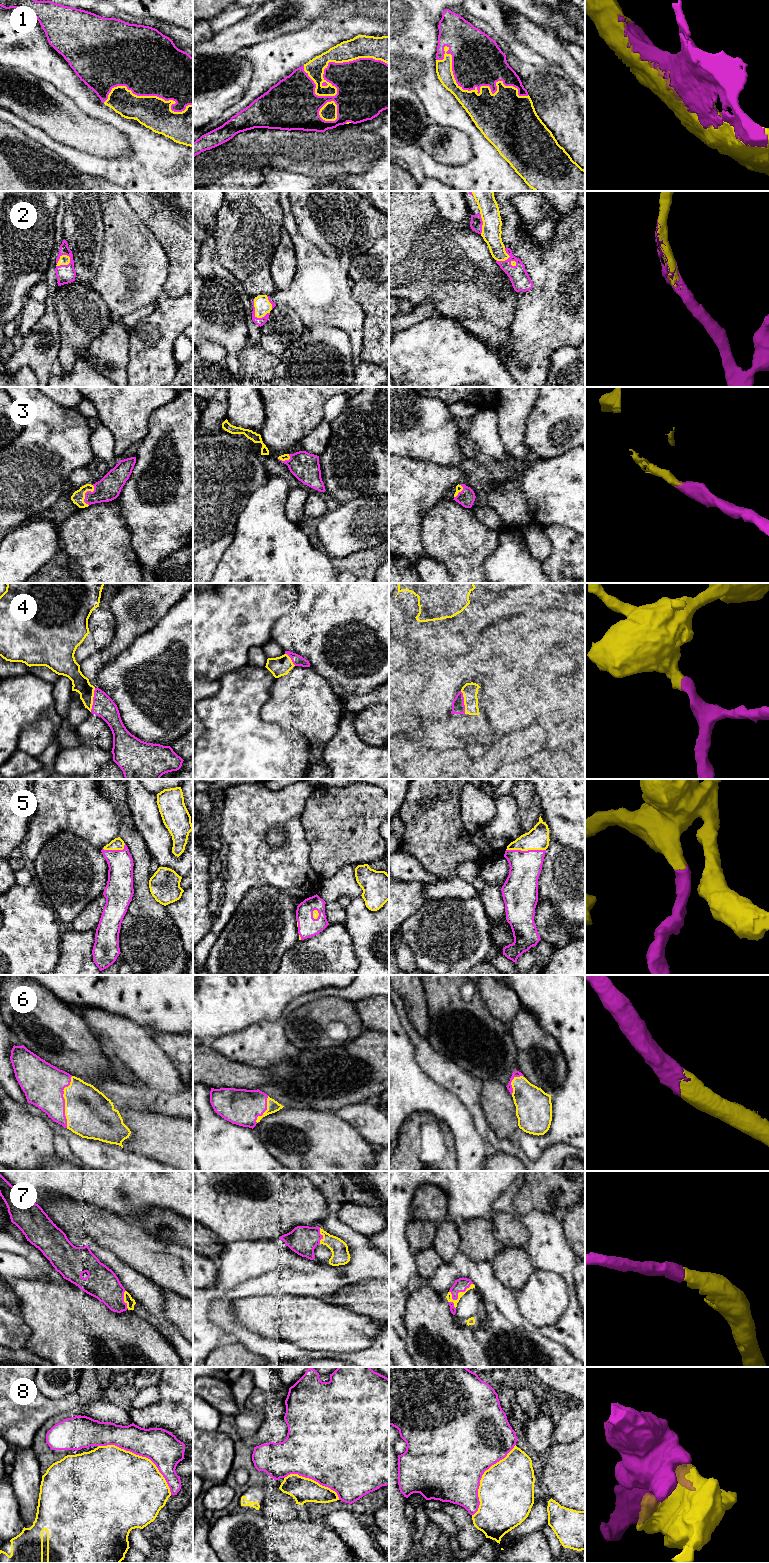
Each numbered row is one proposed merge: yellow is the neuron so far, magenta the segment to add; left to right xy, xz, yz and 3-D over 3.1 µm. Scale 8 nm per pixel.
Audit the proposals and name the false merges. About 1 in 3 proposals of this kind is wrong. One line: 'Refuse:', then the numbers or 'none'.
Refuse: none

